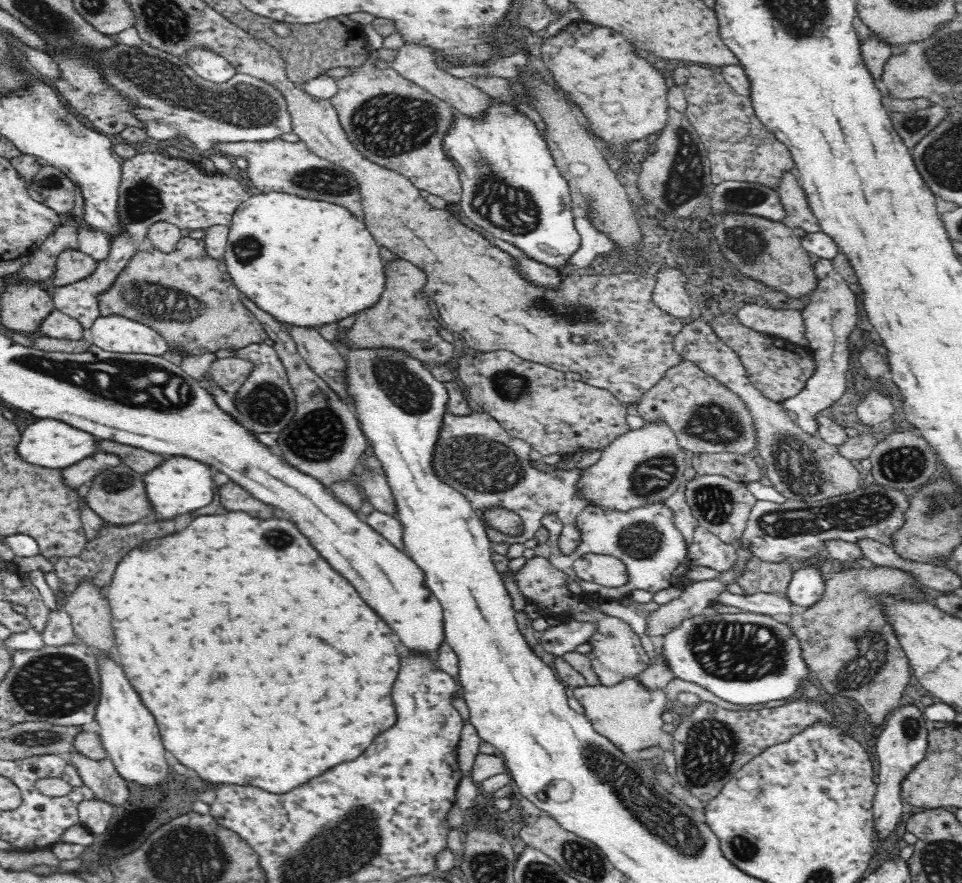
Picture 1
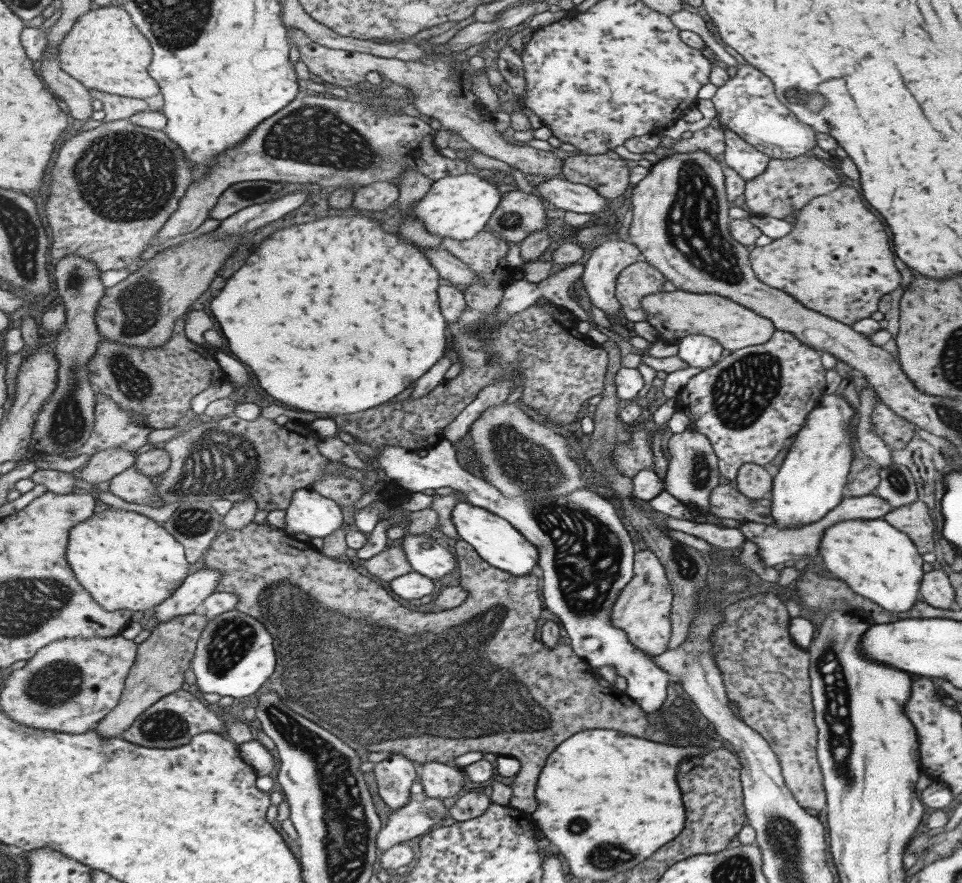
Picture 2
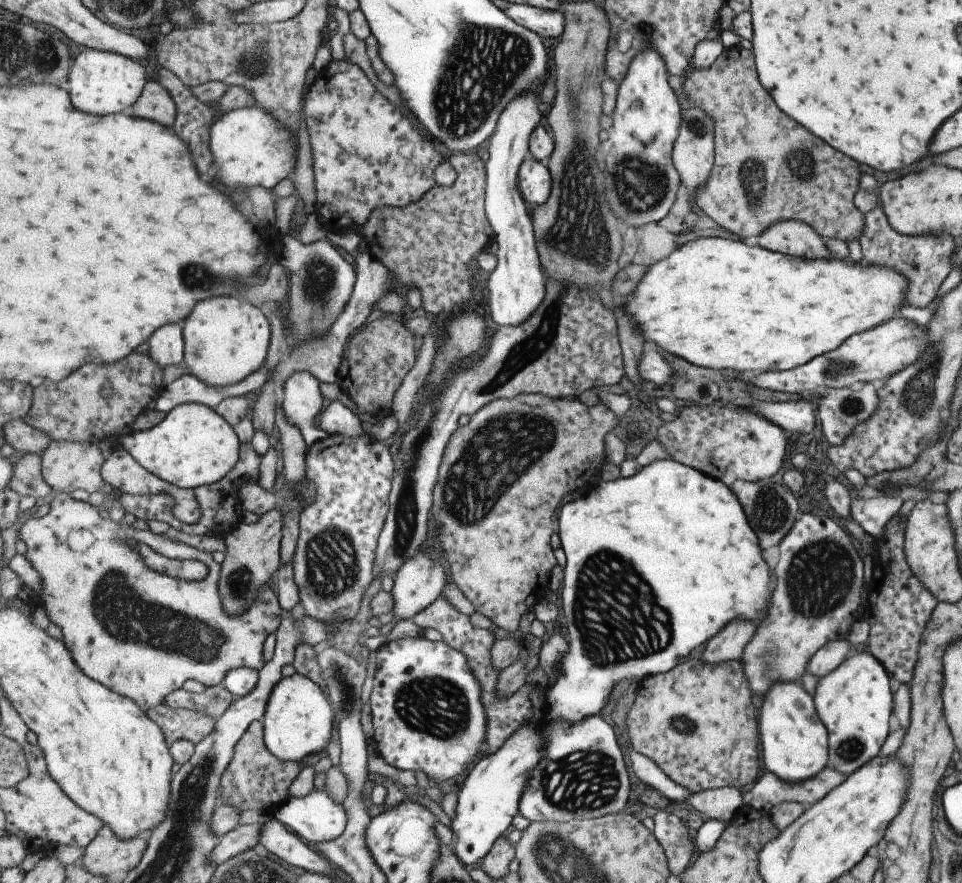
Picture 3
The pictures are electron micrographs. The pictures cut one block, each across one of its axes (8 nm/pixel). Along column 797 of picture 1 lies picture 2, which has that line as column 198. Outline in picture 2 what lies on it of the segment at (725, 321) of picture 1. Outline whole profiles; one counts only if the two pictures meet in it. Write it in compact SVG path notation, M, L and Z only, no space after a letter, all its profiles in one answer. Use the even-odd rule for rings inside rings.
M179 318L179 320L175 320L171 340L159 348L135 348L135 346L111 342L111 340L103 338L103 334L101 334L101 344L97 346L97 354L93 356L93 360L89 360L89 376L91 376L91 382L97 388L97 392L107 394L119 406L125 406L125 410L145 412L149 416L149 426L175 428L175 426L185 424L185 416L189 412L193 412L193 400L197 400L197 396L201 396L205 390L213 388L213 384L229 384L231 382L231 376L227 376L227 372L217 364L217 356L219 356L219 352L205 348L205 344L199 346L197 342L191 342L189 334L187 334L187 320Z

